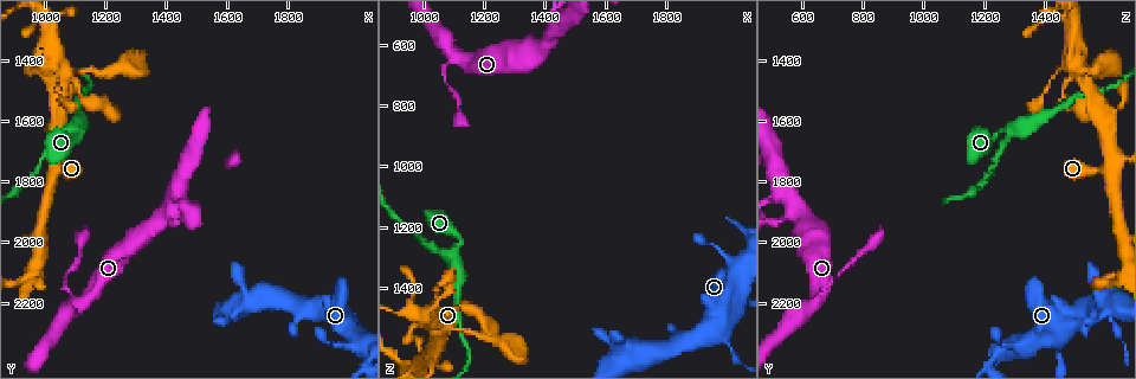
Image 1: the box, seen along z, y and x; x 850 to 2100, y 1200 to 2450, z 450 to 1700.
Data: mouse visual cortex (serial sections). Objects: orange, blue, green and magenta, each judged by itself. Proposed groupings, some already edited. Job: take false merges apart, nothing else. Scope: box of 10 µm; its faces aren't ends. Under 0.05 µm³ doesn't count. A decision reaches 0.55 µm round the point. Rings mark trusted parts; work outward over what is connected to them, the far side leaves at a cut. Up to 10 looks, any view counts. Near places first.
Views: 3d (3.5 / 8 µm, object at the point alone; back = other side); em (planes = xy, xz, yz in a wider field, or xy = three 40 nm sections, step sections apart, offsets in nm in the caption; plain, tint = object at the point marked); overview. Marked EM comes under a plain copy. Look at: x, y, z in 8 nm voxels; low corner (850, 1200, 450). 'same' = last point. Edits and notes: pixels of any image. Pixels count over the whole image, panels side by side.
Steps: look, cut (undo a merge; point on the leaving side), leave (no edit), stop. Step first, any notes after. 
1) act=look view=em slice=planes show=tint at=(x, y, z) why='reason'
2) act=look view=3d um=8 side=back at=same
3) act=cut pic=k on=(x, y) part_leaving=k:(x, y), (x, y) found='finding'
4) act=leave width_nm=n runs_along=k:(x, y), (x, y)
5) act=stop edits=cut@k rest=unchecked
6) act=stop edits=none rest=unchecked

act=look view=3d um=3.5 at=(1430, 1830, 530) why='abrupt turn'

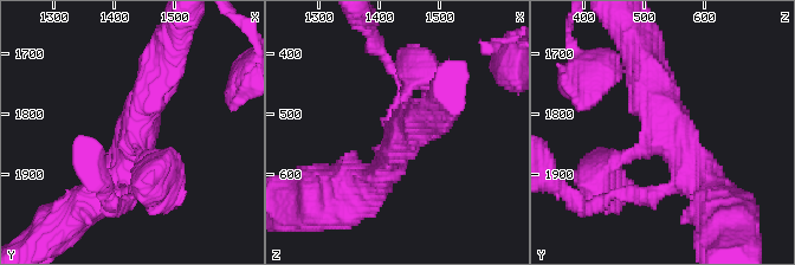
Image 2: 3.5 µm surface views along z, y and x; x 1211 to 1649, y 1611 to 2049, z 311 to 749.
act=look view=em slice=xy step=1 show=tint at=(1445, 1835, 540) arms=3 arm_widths_nm=150,450,500

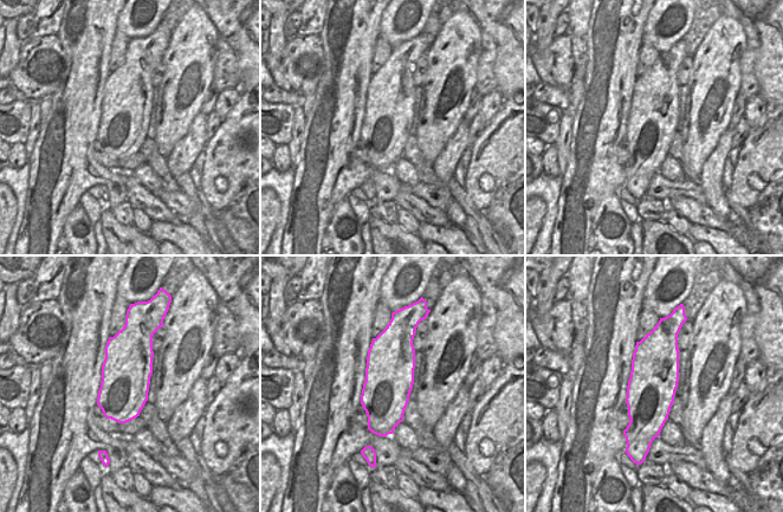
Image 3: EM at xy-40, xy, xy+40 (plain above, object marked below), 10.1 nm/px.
act=leave runs_along=2:(712, 192), (670, 141), (645, 65) found='all the same cell'

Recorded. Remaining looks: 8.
act=look view=3d um=3.5 side=back at=(1110, 2190, 650) why='sharp bend'

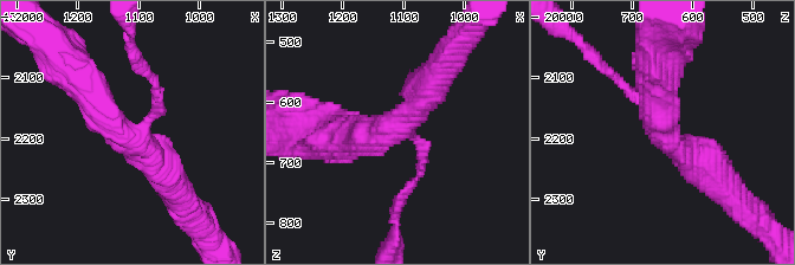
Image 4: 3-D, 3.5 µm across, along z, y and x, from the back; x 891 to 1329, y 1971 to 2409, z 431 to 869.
act=look view=em slice=xy step=5 show=tint at=(1110, 2200, 645) arms=3 arm_widths_nm=150,400,450 why='need the tissue'

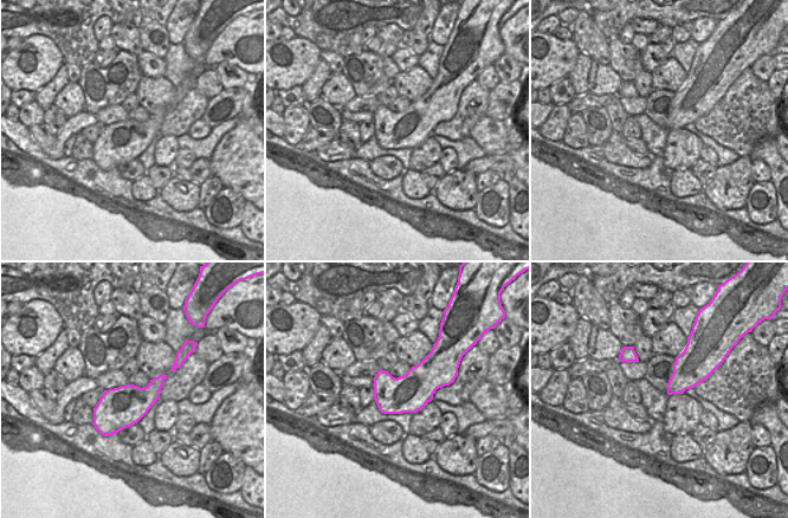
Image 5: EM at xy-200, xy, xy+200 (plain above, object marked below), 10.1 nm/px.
act=leave runs_along=4:(73, 69), (95, 109), (172, 181) found='continuous, no second cell'

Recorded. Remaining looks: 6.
act=look view=3d um=3.5 at=(1030, 1740, 1610) why='abrupt turn'

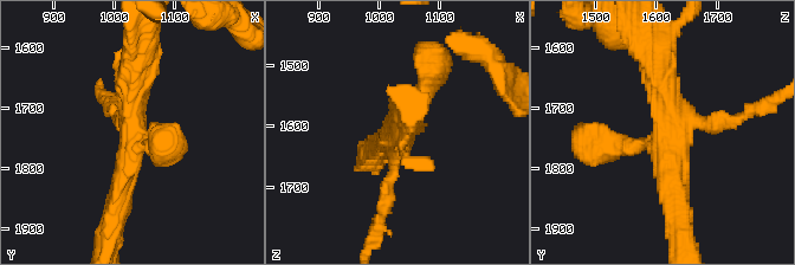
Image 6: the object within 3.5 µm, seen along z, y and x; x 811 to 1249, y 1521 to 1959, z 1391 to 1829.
act=look view=em slice=xy step=1 show=tint at=(1030, 1750, 1610) arms=4 arm_widths_nm=200,300,350,400

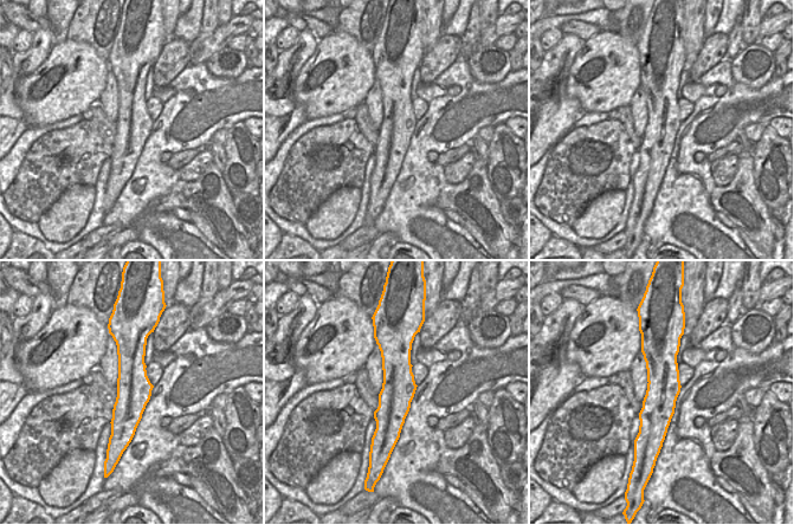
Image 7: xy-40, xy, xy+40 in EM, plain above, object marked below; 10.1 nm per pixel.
act=leave runs_along=7:(654, 342), (658, 354), (659, 444) found='one cell here'

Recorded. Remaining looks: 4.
act=look view=3d um=8 at=(1060, 1440, 1520) why='looks like a crossing'

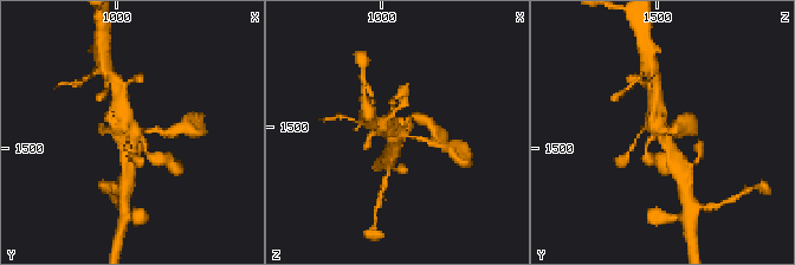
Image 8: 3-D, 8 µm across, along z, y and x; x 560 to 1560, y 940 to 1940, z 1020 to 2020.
act=look view=em slice=xy step=3 show=tint at=same

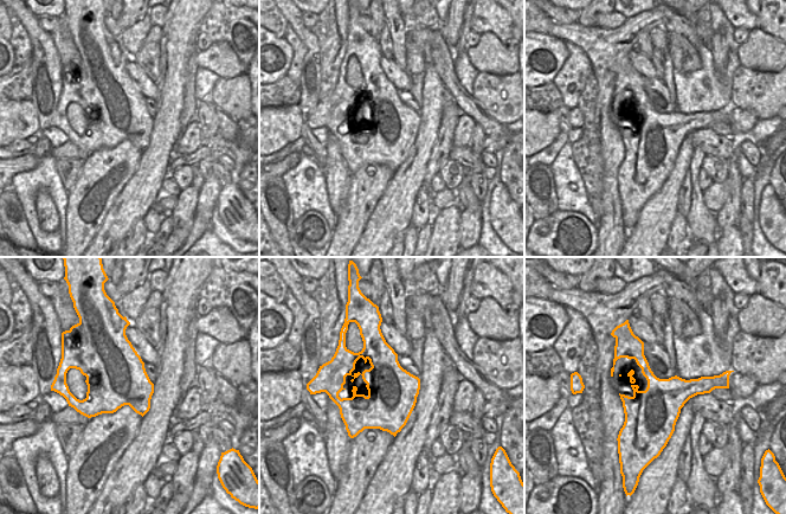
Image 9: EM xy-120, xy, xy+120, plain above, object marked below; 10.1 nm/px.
act=leave runs_along=8:(677, 163), (653, 117), (654, 103) found='all the same cell'

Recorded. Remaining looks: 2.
act=stop edits=none rest=unchecked

